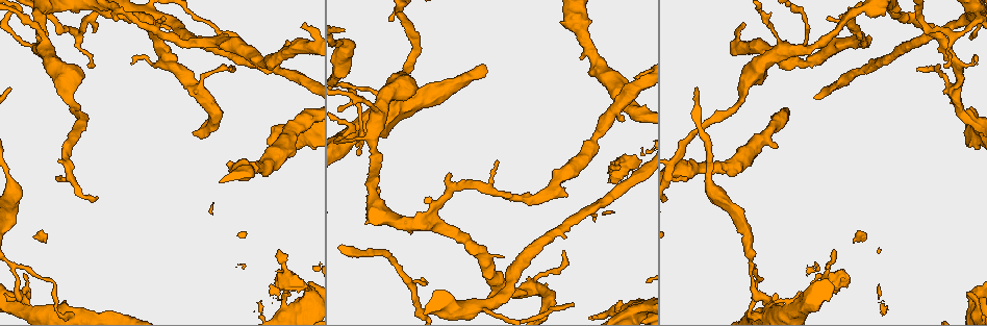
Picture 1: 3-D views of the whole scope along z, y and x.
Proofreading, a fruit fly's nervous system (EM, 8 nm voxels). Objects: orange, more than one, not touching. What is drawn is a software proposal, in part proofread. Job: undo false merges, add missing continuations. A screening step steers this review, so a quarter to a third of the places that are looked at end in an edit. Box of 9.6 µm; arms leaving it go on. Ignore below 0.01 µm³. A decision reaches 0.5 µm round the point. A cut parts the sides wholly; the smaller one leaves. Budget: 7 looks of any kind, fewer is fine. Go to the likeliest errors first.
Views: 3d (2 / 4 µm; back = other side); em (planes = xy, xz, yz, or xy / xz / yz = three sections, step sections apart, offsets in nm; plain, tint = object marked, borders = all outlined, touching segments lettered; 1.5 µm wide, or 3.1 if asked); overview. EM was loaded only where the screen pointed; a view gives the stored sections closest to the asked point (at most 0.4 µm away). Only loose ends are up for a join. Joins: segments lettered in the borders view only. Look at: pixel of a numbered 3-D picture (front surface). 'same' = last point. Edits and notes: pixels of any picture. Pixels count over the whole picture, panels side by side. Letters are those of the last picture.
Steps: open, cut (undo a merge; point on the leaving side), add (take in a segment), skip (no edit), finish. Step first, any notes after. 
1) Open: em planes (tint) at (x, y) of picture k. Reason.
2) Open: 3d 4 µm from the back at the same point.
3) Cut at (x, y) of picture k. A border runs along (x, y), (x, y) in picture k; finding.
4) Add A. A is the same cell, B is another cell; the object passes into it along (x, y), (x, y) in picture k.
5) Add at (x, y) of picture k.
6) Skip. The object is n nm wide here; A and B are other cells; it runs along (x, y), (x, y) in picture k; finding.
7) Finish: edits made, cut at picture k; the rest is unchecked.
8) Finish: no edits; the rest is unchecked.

Open: em xy step 8 (tint) at (572, 304) of picture 1. Branch stops here.

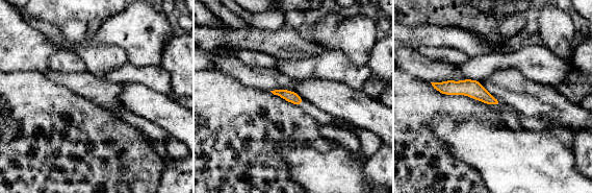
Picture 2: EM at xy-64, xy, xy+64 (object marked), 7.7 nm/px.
Open: em planes (borders) at the same point.

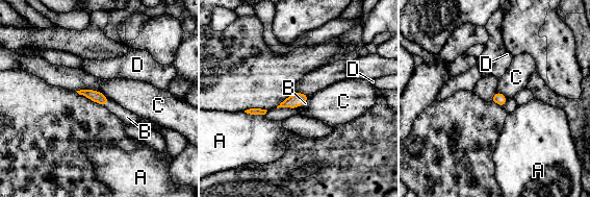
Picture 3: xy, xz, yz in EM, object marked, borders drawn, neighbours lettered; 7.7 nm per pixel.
Add B. The object is 90 nm wide here; B is the same cell, A, C and D are other cells; the object passes into it along (98, 97), (107, 101), (127, 117) in picture 3; it goes on there.

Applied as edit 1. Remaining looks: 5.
Open: overview. See it whole again.

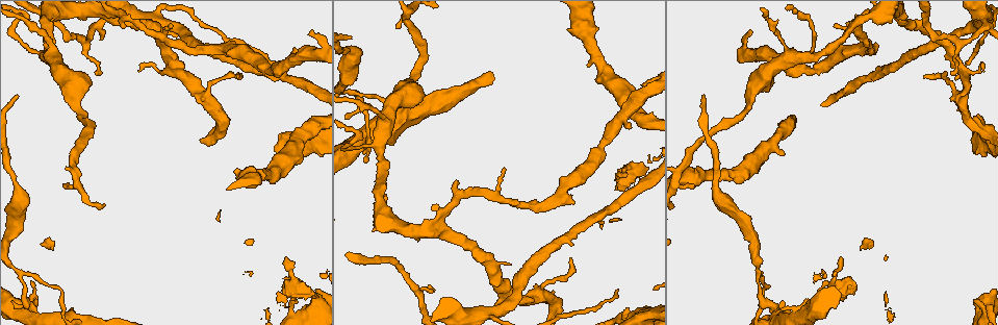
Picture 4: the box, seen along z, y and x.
Open: 3d 2 µm at (541, 292) of picture 4. Abrupt turn.

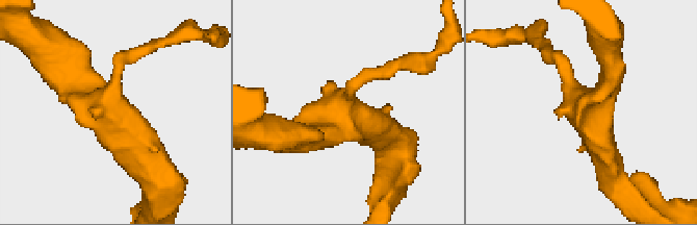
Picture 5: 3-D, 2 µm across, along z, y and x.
Open: em yz step 4 (tint) at (110, 108) of picture 5.

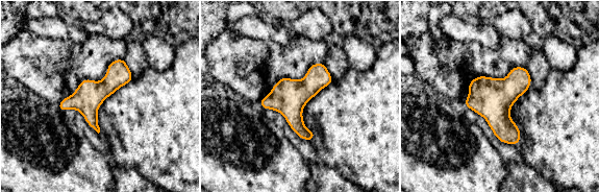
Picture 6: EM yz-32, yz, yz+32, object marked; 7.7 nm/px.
Open: em planes (borders) at the same point. Cut it another way.

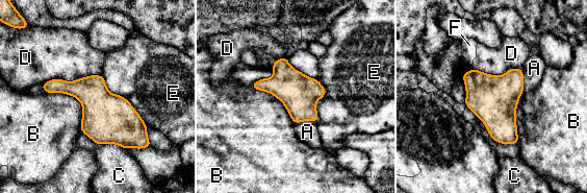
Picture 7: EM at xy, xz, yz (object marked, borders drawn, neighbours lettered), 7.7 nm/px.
Skip. A, B, C, D, E and F are other cells; a border runs along (43, 90), (78, 100), (81, 130) in picture 7; continuous, no second neuron.

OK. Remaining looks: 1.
Finish: edits made, add at picture 3; the rest is unchecked.

